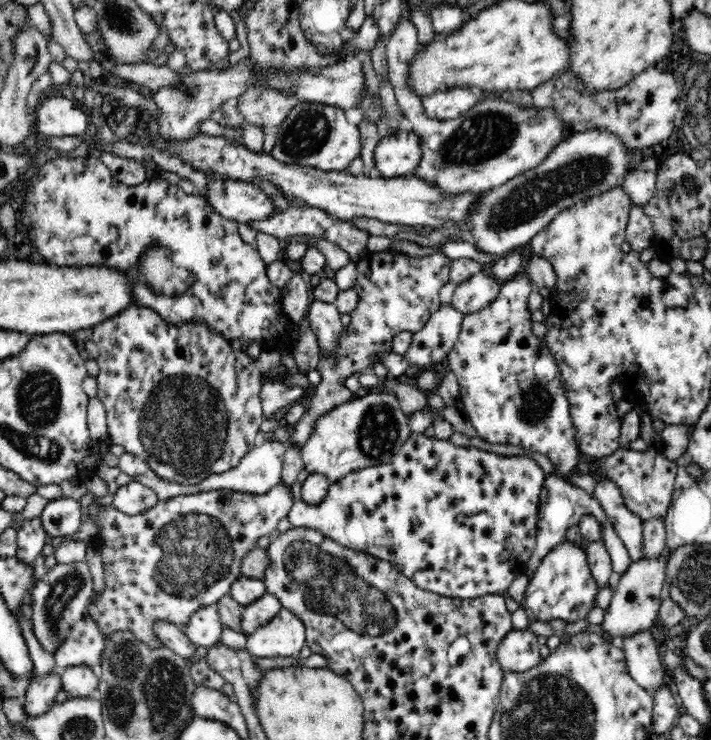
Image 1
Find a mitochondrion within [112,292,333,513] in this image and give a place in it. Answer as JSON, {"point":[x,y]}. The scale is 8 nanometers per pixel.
{"point":[183,428]}

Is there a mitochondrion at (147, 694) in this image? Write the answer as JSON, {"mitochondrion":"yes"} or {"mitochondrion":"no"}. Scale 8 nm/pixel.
{"mitochondrion":"yes"}

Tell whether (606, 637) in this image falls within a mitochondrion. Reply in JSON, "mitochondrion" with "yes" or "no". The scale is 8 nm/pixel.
{"mitochondrion":"no"}

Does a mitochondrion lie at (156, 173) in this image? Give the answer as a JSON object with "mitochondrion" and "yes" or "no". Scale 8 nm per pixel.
{"mitochondrion":"no"}

